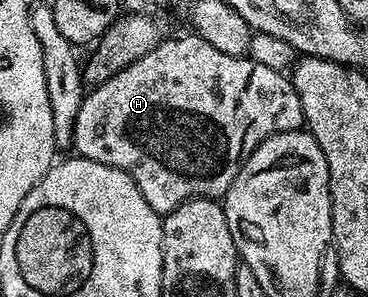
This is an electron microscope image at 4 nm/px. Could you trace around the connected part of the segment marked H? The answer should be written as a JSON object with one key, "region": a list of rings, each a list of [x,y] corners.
{"region":[[[188,32],[185,38],[165,38],[101,86],[92,86],[78,108],[72,140],[79,157],[125,170],[146,196],[146,204],[163,216],[191,198],[223,199],[234,176],[262,140],[303,126],[302,104],[287,73],[266,68],[247,56],[226,56]]]}

